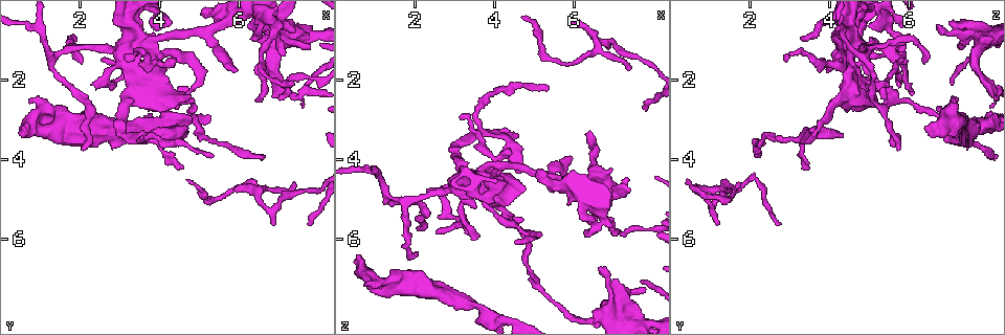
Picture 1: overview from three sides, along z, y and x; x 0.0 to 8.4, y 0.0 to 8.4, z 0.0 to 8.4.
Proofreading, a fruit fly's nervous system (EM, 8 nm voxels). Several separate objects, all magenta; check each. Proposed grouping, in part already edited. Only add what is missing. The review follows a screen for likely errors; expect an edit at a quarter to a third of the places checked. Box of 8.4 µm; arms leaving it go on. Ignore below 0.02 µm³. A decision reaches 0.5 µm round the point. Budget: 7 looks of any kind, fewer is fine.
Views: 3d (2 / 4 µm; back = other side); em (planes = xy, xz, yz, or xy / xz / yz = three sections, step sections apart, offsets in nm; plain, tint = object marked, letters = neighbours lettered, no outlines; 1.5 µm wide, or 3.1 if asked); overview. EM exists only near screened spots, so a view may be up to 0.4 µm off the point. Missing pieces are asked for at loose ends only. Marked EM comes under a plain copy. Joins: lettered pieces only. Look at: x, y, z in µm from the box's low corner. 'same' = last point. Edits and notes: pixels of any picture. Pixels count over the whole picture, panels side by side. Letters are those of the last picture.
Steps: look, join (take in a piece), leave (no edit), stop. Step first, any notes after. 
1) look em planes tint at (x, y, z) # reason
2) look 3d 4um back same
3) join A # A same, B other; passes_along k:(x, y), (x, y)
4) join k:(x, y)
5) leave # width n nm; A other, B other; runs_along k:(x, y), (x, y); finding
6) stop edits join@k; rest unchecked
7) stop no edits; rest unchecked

look 3d 4um at (4.60, 4.25, 3.40) # thin end

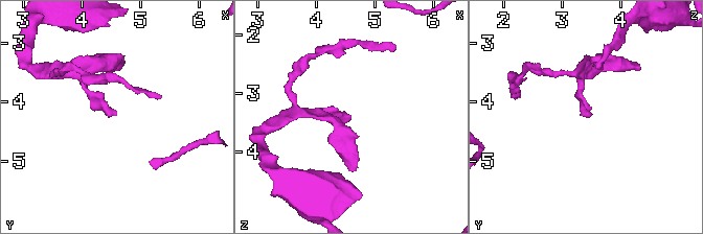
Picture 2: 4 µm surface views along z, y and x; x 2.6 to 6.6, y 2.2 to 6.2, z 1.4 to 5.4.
look em yz step 8 letters at (4.55, 4.20, 3.40) # now the EM

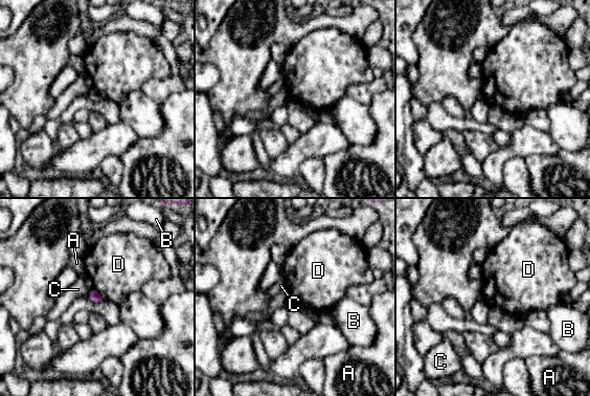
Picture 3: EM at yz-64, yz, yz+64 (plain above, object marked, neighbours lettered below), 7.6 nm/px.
look em planes letters same

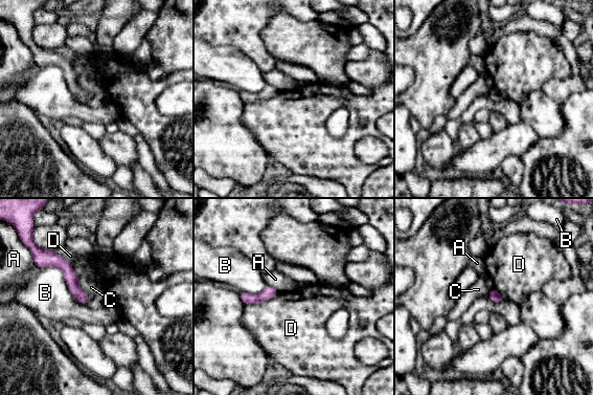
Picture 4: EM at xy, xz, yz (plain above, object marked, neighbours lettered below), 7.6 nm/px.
leave # A other, B other, C other, D other; runs_along 4:(51, 254), (67, 269), (84, 301); no lettered piece goes on from it

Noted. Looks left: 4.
look em planes letters at (0.75, 2.60, 7.15) # an open end

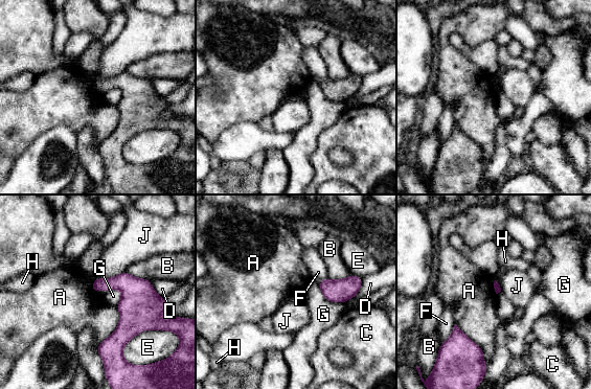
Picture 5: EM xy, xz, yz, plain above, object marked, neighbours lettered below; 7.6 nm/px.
leave # A other, B other, C other, D other, E other, F other, G other, H other, J other; no lettered piece goes on from it

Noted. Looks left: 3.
look 3d 4um back at (6.40, 0.95, 3.30) # branch stops here

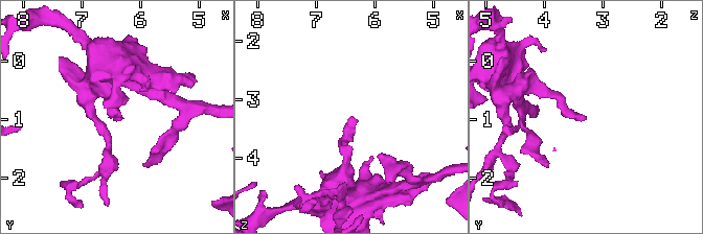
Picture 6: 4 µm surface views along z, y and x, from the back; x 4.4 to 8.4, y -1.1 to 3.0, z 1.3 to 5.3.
look em xz step 4 letters at (6.35, 1.00, 3.30) # need the tissue

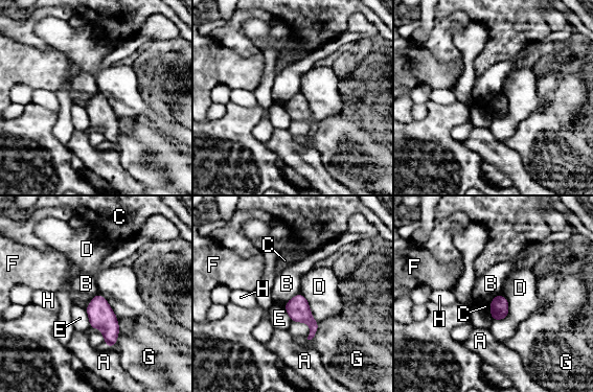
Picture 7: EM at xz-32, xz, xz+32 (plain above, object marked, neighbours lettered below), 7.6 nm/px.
leave # A other, B other, C other, D other, E other, F other, G other, H other; border 7:(300, 292), (286, 303); no lettered piece goes on from it

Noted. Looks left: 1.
stop no edits; rest unchecked

